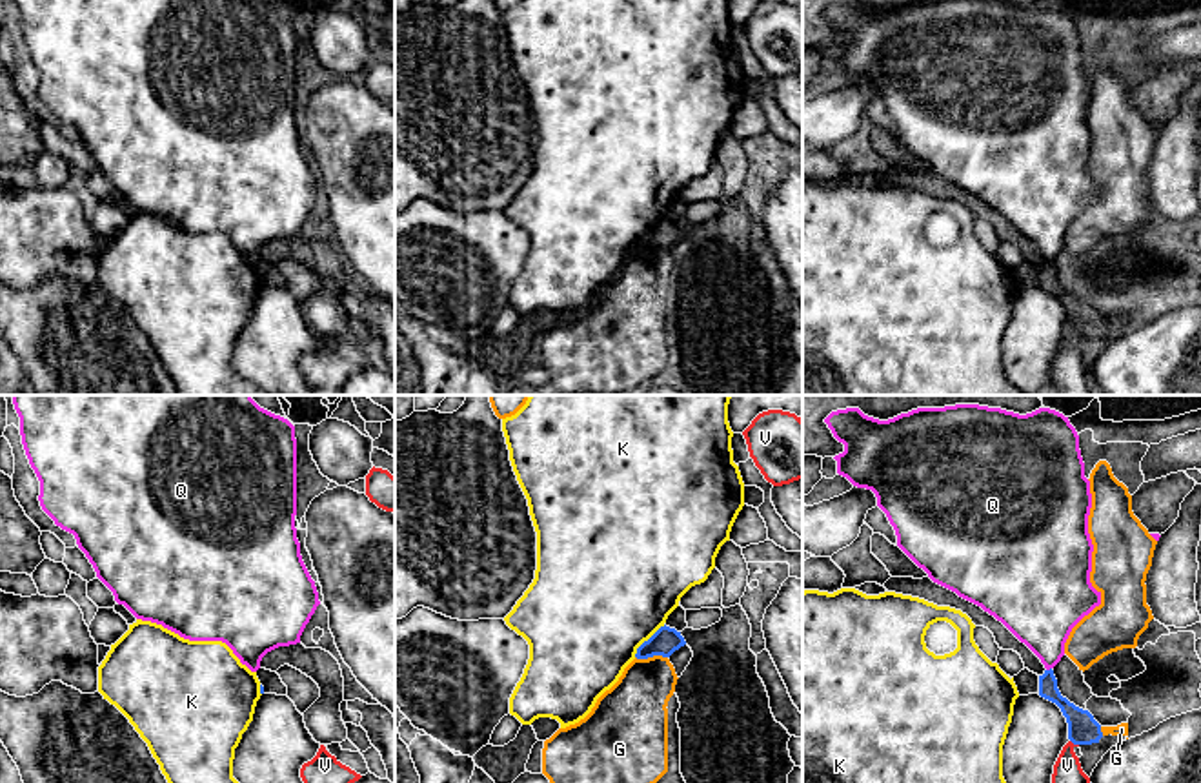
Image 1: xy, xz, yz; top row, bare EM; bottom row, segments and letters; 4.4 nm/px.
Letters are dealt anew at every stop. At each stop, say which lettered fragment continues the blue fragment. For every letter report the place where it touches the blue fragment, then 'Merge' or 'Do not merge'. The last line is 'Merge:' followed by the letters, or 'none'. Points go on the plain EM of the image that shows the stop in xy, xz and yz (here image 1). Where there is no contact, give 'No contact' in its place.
G: Touches blue at xz (652, 248). Do not merge
K: Touches blue at xz (648, 232). Do not merge
Q: Touches blue at yz (1050, 261). Do not merge
V: Touches blue at yz (1074, 335). Do not merge
Merge: none

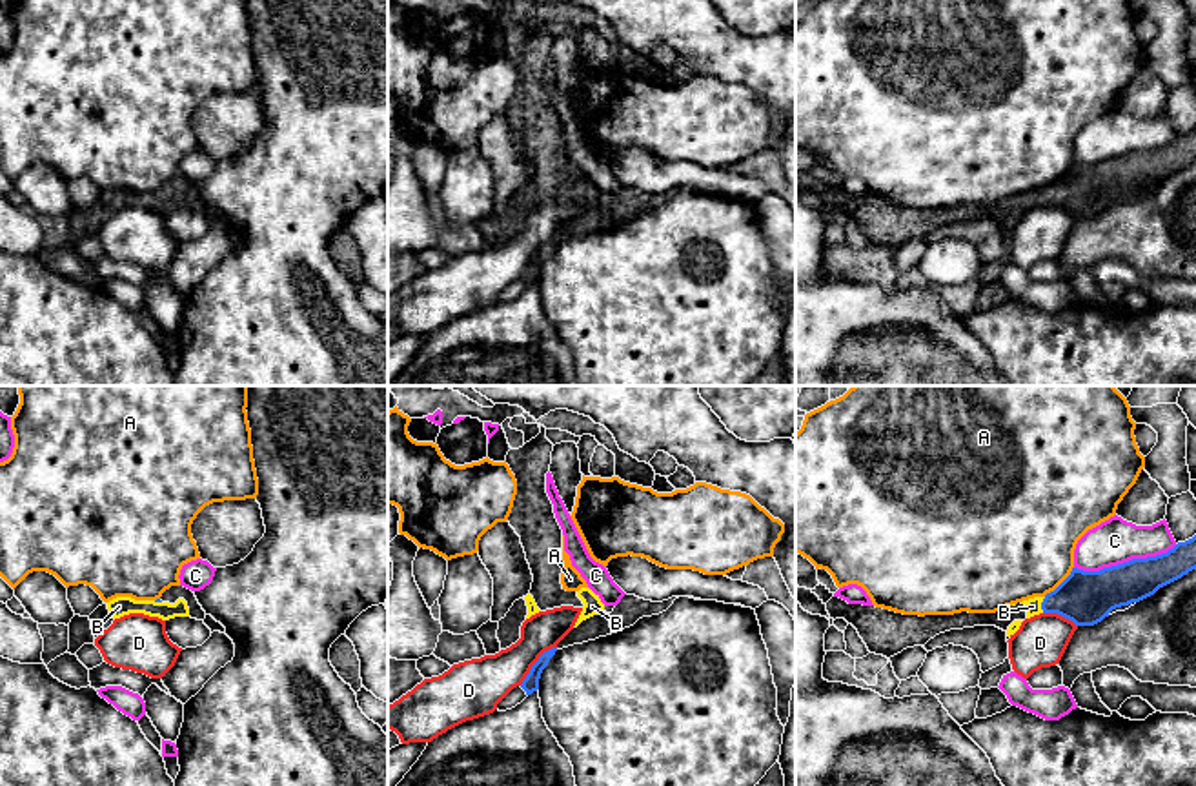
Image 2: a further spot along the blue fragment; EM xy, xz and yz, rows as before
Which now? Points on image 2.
A: Touches blue at yz (1062, 175). Do not merge
B: Touches blue at yz (1042, 197). Merge
C: Touches blue at yz (1125, 155). Do not merge
D: Touches blue at xz (536, 255). Do not merge
Merge: B

